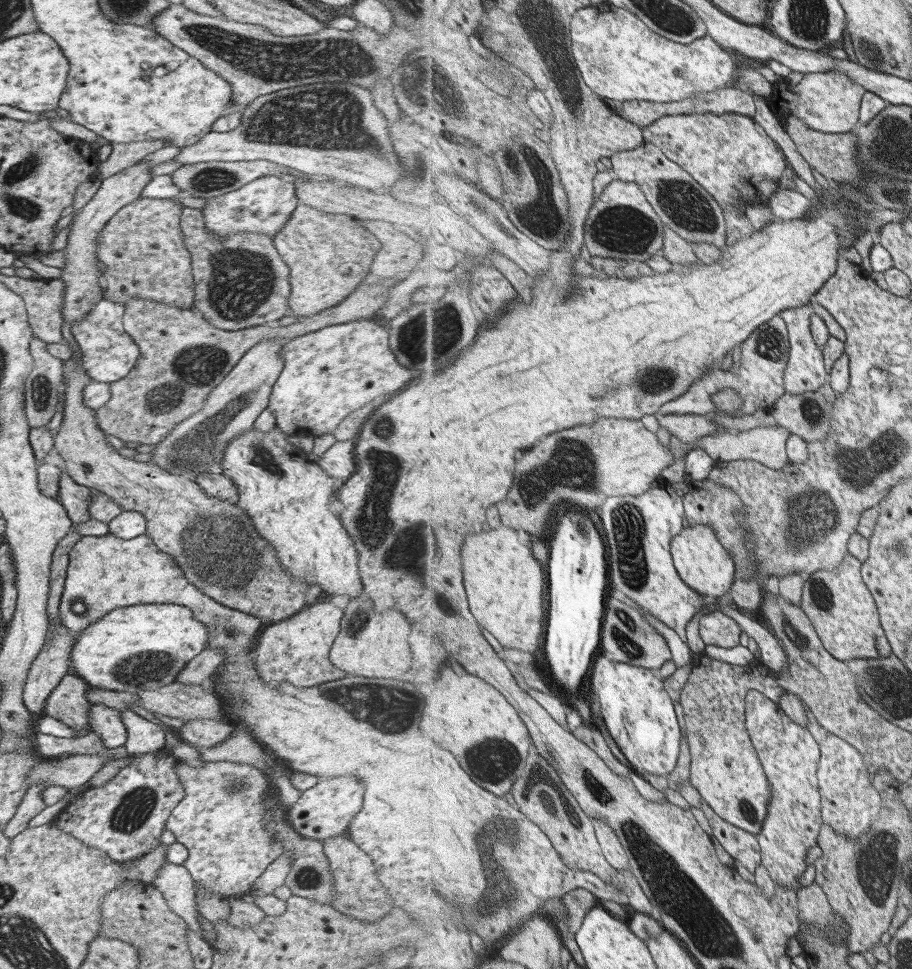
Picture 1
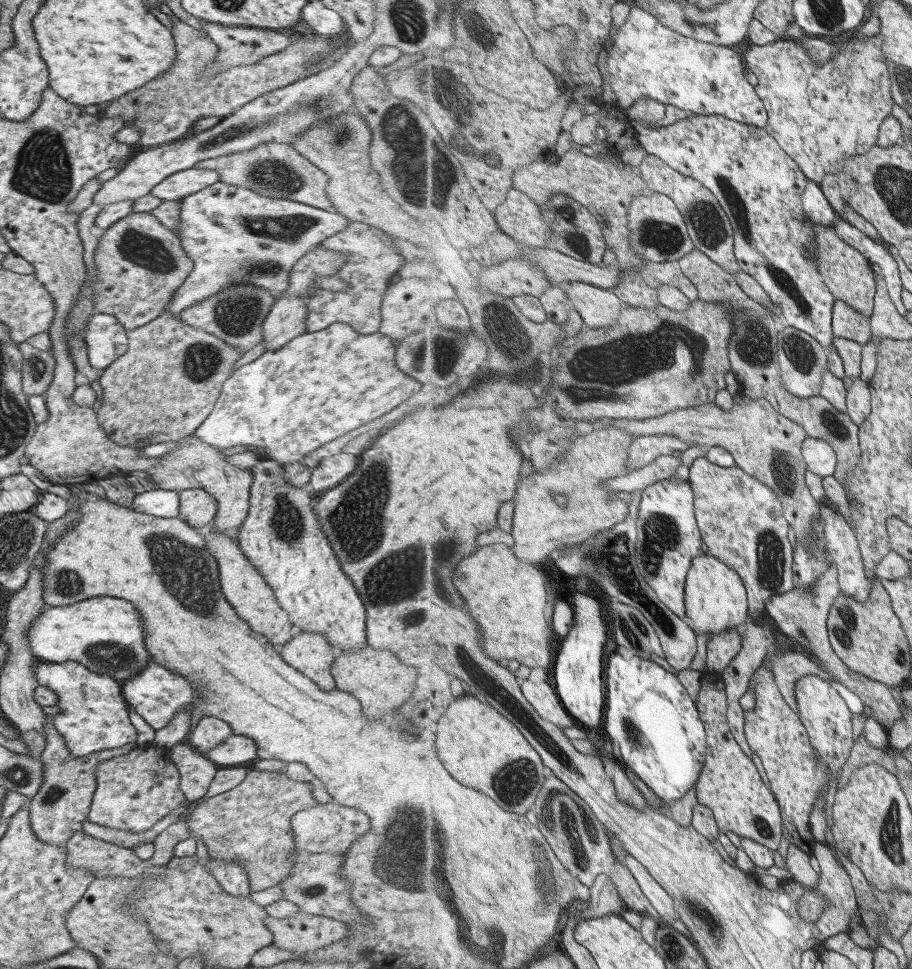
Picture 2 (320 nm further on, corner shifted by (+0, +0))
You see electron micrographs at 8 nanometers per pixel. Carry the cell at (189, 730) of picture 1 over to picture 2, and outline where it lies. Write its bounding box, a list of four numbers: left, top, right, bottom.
[205,735,256,766]

